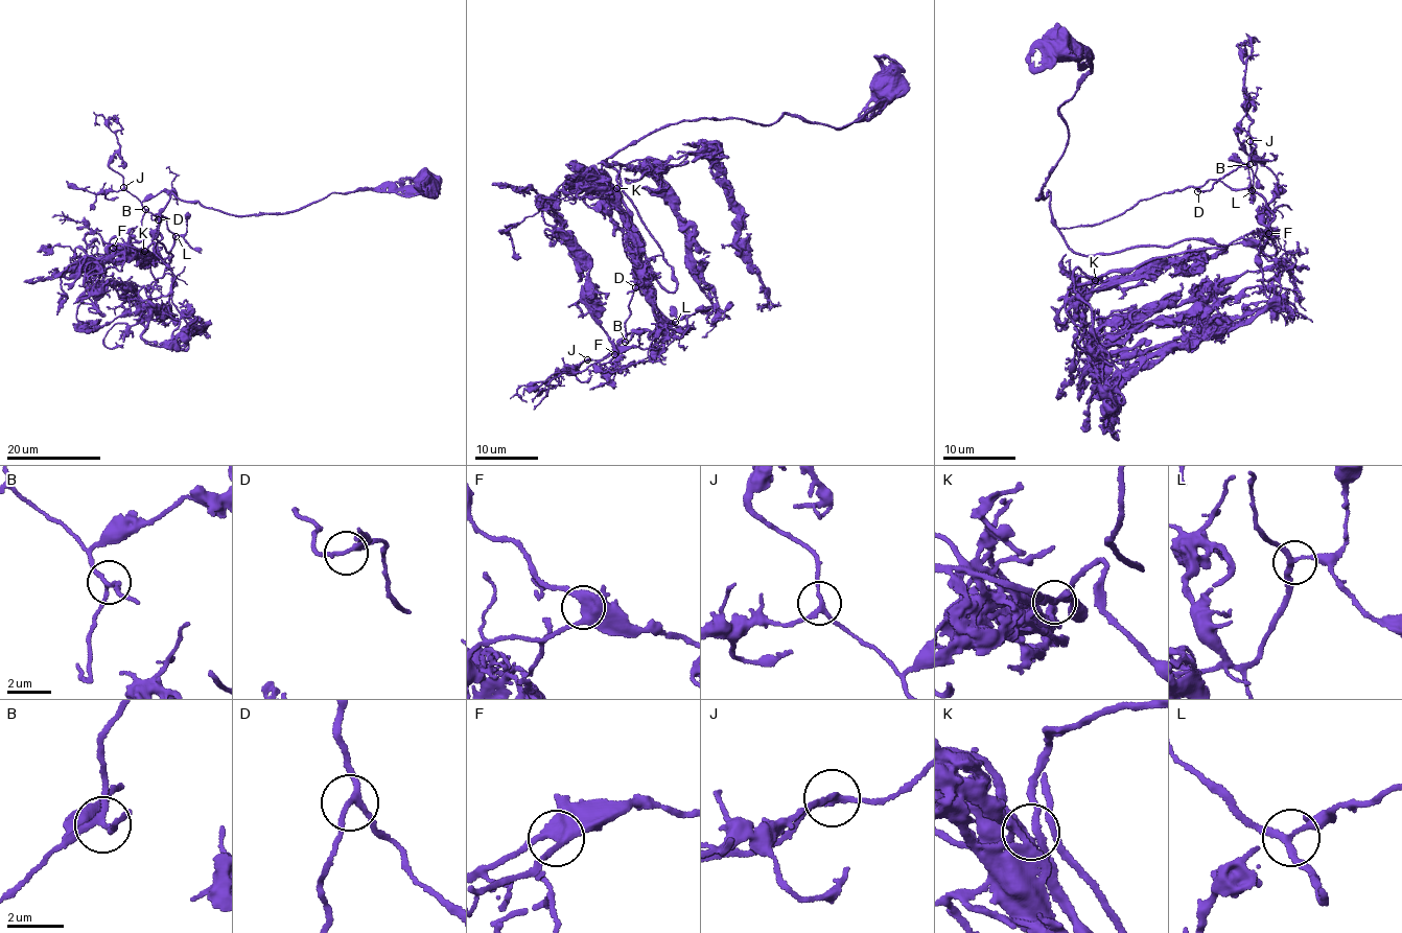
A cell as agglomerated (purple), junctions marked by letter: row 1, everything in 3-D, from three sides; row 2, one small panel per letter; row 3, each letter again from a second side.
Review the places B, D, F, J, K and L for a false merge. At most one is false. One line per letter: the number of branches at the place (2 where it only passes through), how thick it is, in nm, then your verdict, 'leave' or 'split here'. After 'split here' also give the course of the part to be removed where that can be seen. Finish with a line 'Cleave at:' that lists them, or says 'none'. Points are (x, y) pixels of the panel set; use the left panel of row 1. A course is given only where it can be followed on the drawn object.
B: branches 3; calibre 180 nm; leave
D: branches 3; calibre 180 nm; leave
F: branches 3; calibre 440 nm; leave
J: branches 3; calibre 170 nm; leave
K: branches 3; calibre 240 nm; leave
L: branches 3; calibre 200 nm; leave
Cleave at: none

